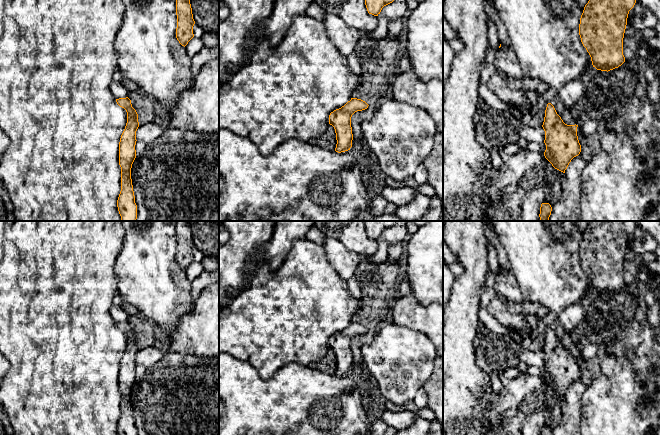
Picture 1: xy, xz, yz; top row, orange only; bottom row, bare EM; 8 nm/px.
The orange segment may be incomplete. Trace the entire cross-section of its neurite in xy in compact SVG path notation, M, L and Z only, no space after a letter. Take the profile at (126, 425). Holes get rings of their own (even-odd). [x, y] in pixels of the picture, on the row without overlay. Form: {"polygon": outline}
{"polygon": "M116 323L117 328L127 336L127 347L119 366L119 389L121 391L121 415L117 424L118 435L137 435L133 415L131 392L136 382L136 355L139 351L138 338L131 324Z"}

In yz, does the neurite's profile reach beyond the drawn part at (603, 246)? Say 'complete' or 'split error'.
complete

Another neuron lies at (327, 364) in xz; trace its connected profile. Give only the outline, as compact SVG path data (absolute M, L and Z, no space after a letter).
M329 349L327 354L320 361L312 363L309 367L325 373L335 374L337 364L334 351Z

